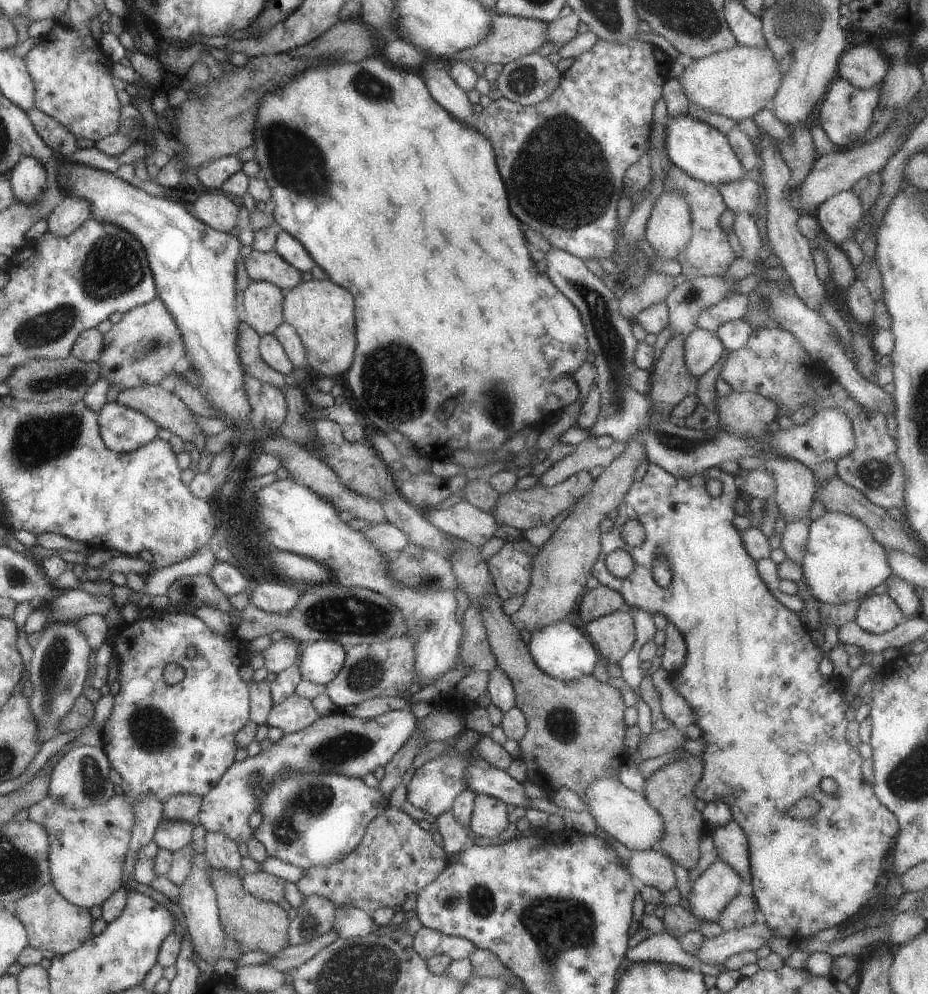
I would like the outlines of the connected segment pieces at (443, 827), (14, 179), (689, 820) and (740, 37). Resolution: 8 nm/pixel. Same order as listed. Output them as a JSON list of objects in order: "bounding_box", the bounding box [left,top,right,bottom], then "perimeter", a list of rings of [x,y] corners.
[{"bounding_box":[432,811,469,858],"perimeter":[[[449,811],[436,816],[436,823],[433,824],[432,830],[439,832],[439,836],[441,836],[440,847],[443,849],[447,858],[455,856],[455,854],[463,850],[469,843],[467,837],[469,830],[467,827],[460,826],[459,823],[456,823]]]},{"bounding_box":[7,155,46,205],"perimeter":[[[21,155],[7,172],[14,200],[22,205],[37,203],[46,187],[46,175],[44,166],[35,157]]]},{"bounding_box":[642,755,706,872],"perimeter":[[[686,755],[675,762],[667,762],[643,779],[642,795],[660,814],[664,822],[664,833],[661,833],[656,846],[687,872],[697,866],[699,838],[706,829],[700,812],[693,805],[695,799],[693,785],[700,779],[701,769],[702,762],[698,756]]]},{"bounding_box":[722,1,766,48],"perimeter":[[[725,1],[722,9],[727,26],[737,43],[757,48],[766,47],[760,19],[749,14],[742,3]]]}]

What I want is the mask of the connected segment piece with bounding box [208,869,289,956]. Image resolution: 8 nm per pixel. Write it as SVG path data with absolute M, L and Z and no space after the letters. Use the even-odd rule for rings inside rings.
M209 869L208 881L216 898L218 919L223 932L229 938L233 938L241 953L257 951L271 956L289 945L286 942L287 912L283 911L281 906L256 899L241 886L241 879L237 873Z

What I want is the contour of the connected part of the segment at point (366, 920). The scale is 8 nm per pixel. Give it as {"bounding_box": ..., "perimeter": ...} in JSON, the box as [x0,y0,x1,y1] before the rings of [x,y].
{"bounding_box":[332,906,377,937],"perimeter":[[[335,906],[332,929],[339,937],[367,936],[375,927],[377,926],[367,911],[357,907]]]}

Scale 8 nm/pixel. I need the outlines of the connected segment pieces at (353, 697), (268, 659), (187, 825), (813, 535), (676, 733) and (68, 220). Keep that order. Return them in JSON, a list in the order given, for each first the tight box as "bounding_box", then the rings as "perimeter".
[{"bounding_box":[325,635,418,712],"perimeter":[[[399,635],[378,643],[349,647],[345,651],[341,670],[325,685],[325,694],[340,712],[347,705],[356,705],[373,697],[397,696],[409,700],[411,694],[418,690],[413,645],[411,637]]]},{"bounding_box":[257,634,299,674],"perimeter":[[[277,634],[272,636],[272,640],[261,652],[257,653],[263,658],[263,666],[267,672],[277,674],[285,668],[289,668],[291,664],[296,664],[298,660],[299,645],[292,640],[289,642],[287,638],[283,638]]]},{"bounding_box":[152,818,192,852],"perimeter":[[[160,818],[153,831],[152,841],[159,849],[167,849],[169,852],[179,850],[190,842],[192,825],[189,821],[161,821]]]},{"bounding_box":[800,511,891,604],"perimeter":[[[826,511],[823,516],[809,522],[806,534],[805,552],[800,562],[800,568],[811,596],[818,602],[827,604],[843,604],[865,596],[869,590],[883,584],[891,574],[884,548],[879,544],[865,525],[856,518],[843,513]]]},{"bounding_box":[636,725,688,760],"perimeter":[[[673,725],[666,730],[653,729],[639,739],[636,746],[637,754],[644,760],[679,750],[683,744],[682,740],[688,740],[684,732],[685,730],[676,730]]]},{"bounding_box":[46,196,88,239],"perimeter":[[[64,196],[46,216],[46,233],[60,239],[70,235],[87,217],[88,204],[75,197]]]}]

